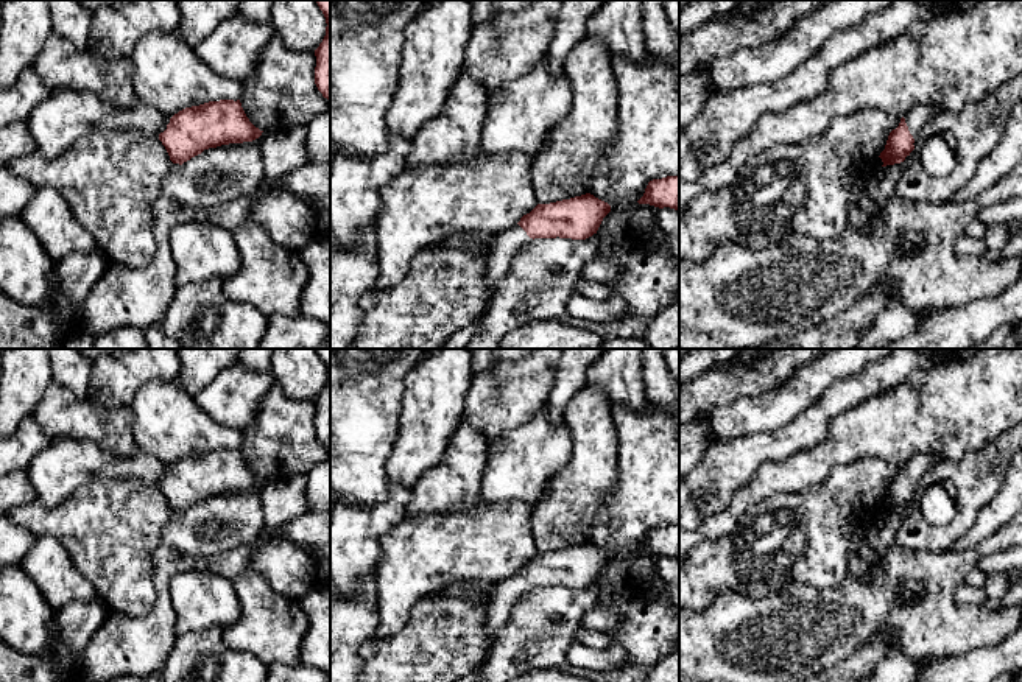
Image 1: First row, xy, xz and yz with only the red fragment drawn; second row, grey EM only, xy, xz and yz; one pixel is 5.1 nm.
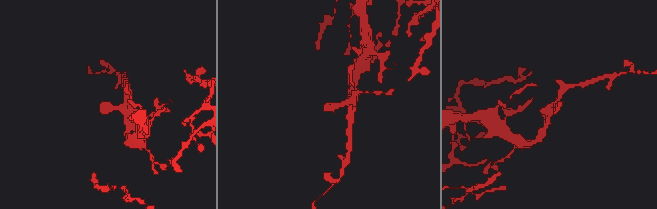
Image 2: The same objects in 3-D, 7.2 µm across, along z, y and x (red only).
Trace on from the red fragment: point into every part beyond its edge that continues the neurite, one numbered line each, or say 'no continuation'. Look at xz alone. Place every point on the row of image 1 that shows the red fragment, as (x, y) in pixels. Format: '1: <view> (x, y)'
1: xz (508, 242)

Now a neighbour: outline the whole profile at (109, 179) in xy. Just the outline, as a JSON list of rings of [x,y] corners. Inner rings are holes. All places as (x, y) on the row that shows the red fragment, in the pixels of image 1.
[[[98,131],[81,137],[56,159],[47,160],[34,151],[11,159],[6,167],[36,188],[59,192],[111,262],[140,268],[153,260],[151,209],[171,170],[159,137]]]

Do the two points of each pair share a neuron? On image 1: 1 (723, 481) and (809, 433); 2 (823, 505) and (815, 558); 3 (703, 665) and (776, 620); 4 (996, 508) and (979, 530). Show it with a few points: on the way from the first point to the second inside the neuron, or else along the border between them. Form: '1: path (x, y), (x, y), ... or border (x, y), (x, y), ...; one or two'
1: path (745, 460), (756, 449), (778, 446), (787, 439); one
2: path (823, 517), (823, 545); one
3: path (722, 656), (737, 646), (750, 646), (757, 639); one
4: path (996, 513), (983, 525); one

